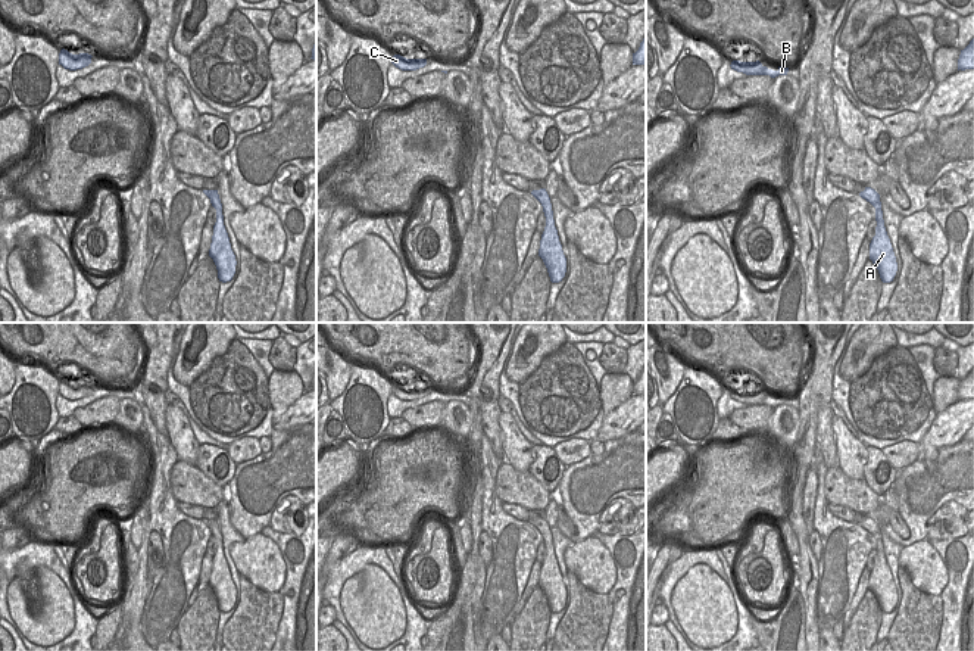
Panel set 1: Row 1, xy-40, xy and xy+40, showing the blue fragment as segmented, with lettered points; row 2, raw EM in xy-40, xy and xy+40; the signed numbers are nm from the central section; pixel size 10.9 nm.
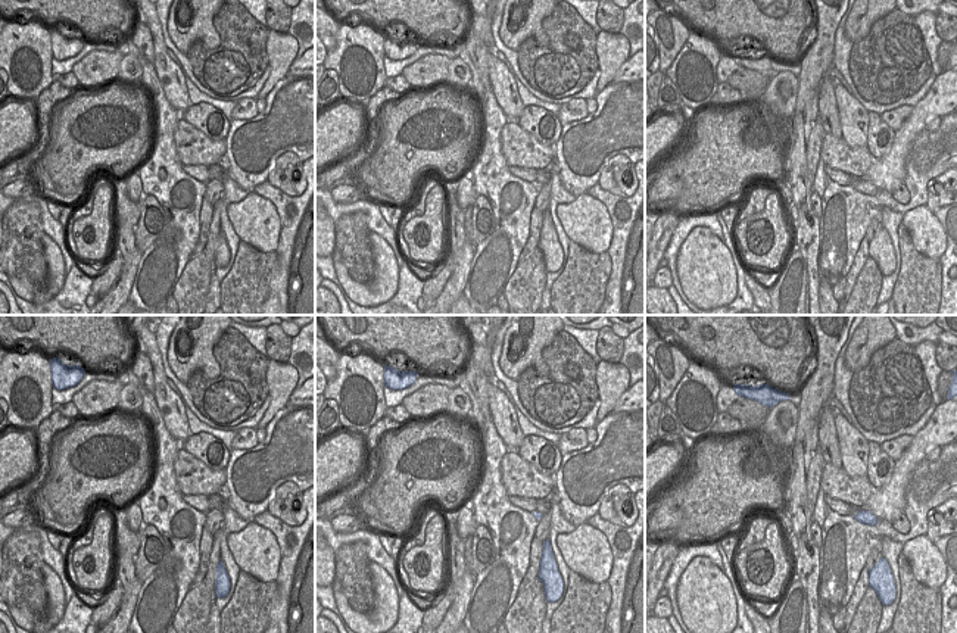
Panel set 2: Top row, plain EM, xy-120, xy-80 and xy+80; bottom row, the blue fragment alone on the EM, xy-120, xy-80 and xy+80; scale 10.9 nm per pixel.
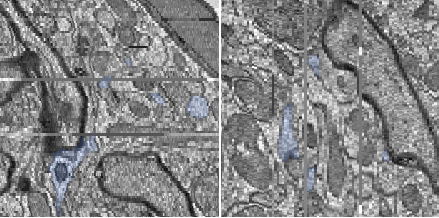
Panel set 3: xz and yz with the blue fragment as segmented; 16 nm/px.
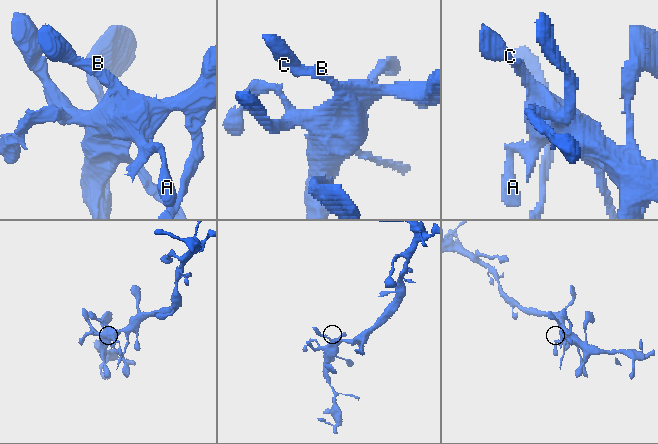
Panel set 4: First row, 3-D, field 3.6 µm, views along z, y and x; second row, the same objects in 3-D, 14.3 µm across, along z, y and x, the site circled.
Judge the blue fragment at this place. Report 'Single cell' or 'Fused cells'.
Single cell

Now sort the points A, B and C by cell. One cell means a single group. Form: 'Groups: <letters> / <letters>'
Groups: A B C

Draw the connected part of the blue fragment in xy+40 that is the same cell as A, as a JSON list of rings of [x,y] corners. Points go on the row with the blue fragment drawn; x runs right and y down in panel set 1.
[[[865,187],[865,190],[859,193],[859,196],[875,208],[877,227],[875,236],[870,243],[870,259],[878,270],[881,281],[890,283],[896,275],[897,262],[884,227],[880,194],[874,189]]]

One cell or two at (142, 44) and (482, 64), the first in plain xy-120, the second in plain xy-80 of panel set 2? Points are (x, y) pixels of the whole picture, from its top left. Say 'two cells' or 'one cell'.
one cell

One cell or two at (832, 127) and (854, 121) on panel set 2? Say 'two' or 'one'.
two

